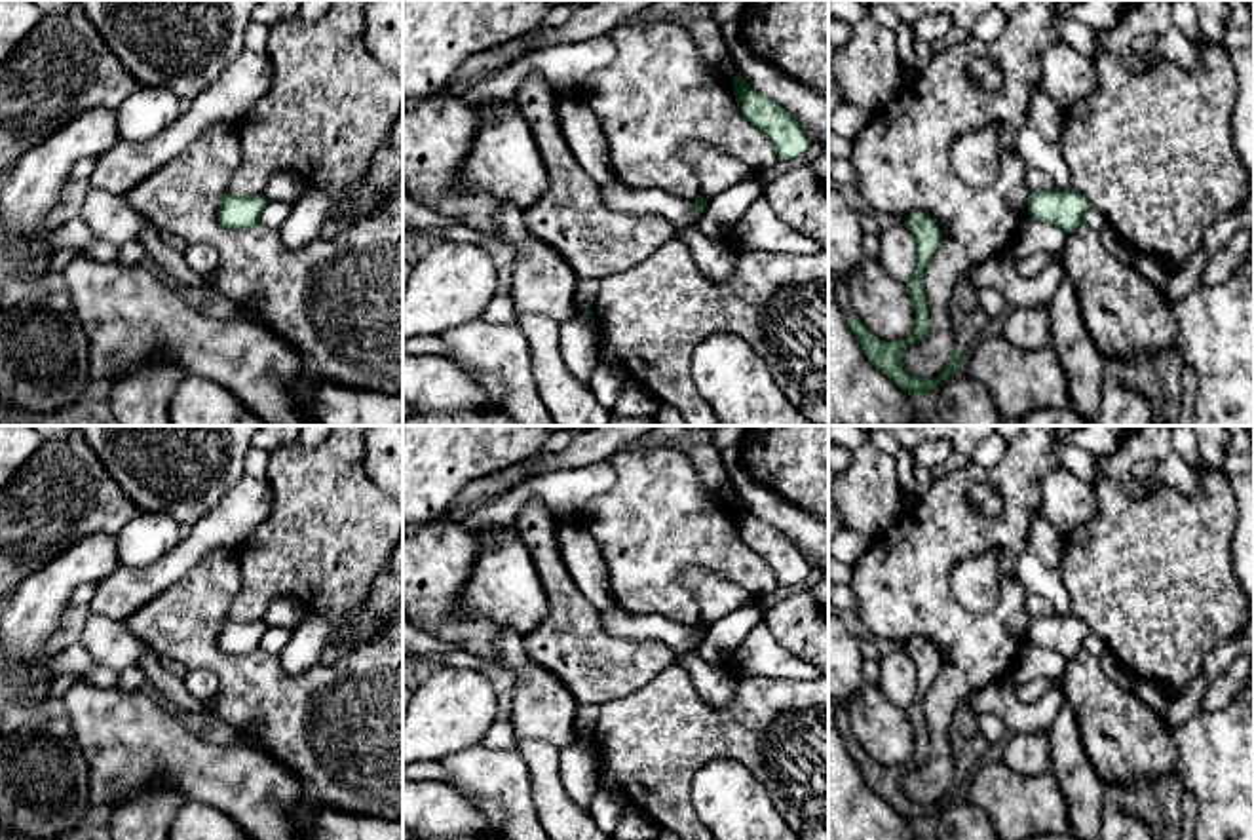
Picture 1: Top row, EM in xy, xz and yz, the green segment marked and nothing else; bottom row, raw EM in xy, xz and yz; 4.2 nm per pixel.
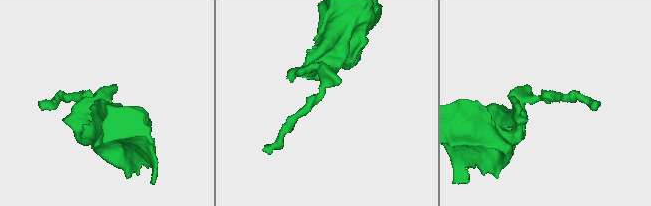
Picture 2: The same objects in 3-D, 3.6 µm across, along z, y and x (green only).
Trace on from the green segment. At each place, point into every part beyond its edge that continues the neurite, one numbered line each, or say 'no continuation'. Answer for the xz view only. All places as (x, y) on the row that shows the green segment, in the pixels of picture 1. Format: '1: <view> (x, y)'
no continuation

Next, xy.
no continuation

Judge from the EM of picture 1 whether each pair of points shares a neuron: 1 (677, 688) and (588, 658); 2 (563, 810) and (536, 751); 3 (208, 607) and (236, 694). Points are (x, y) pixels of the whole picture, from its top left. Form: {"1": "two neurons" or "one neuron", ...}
{"1": "two neurons", "2": "one neuron", "3": "one neuron"}

